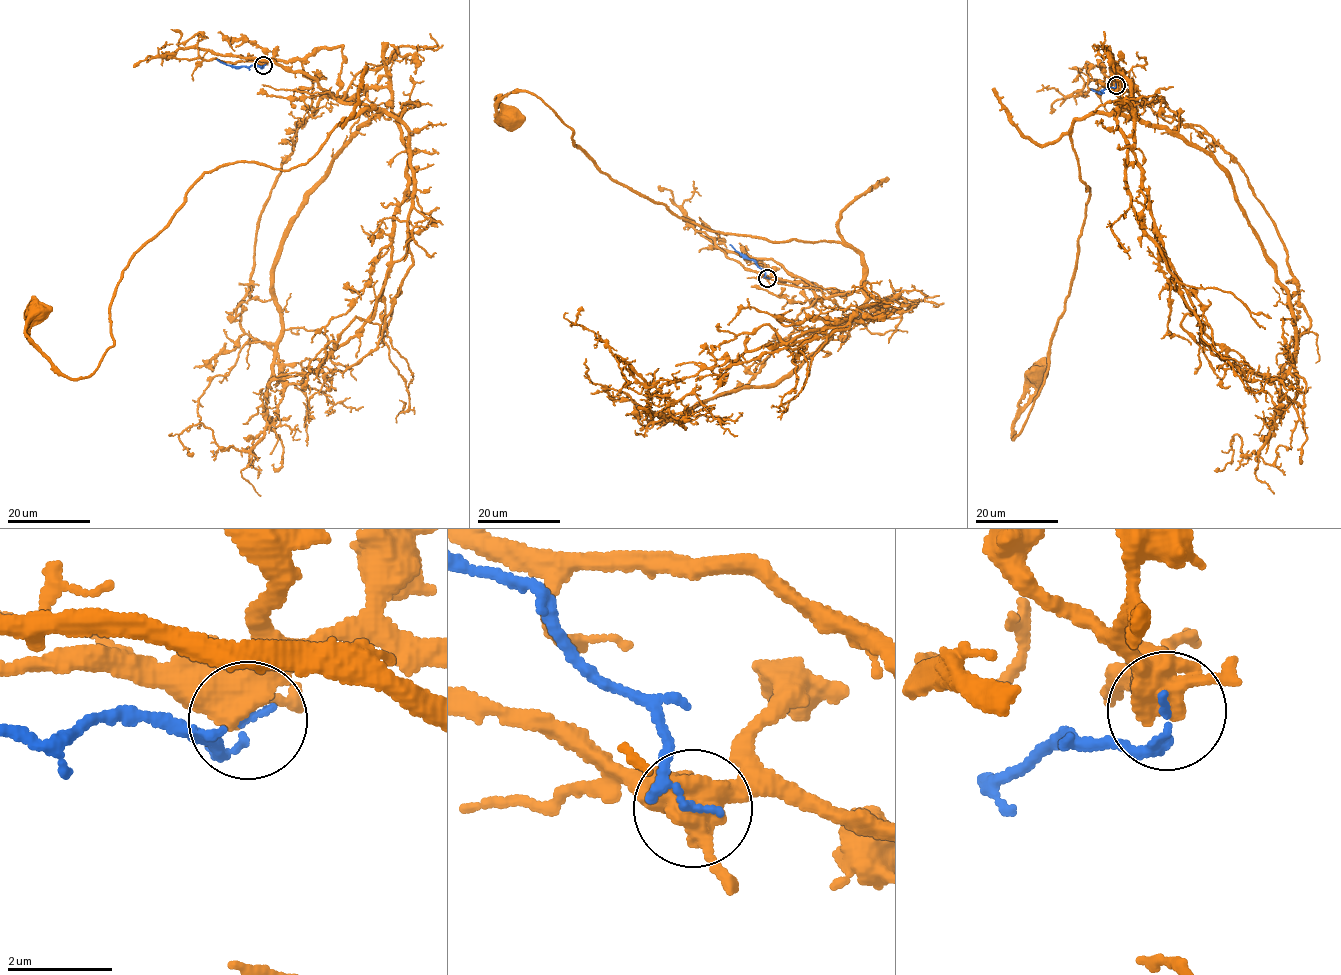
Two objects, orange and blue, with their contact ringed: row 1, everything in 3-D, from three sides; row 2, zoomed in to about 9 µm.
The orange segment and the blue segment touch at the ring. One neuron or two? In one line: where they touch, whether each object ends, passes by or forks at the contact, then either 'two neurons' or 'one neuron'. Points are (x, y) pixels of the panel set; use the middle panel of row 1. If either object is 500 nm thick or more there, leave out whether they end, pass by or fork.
place (767, 278); two neurons

